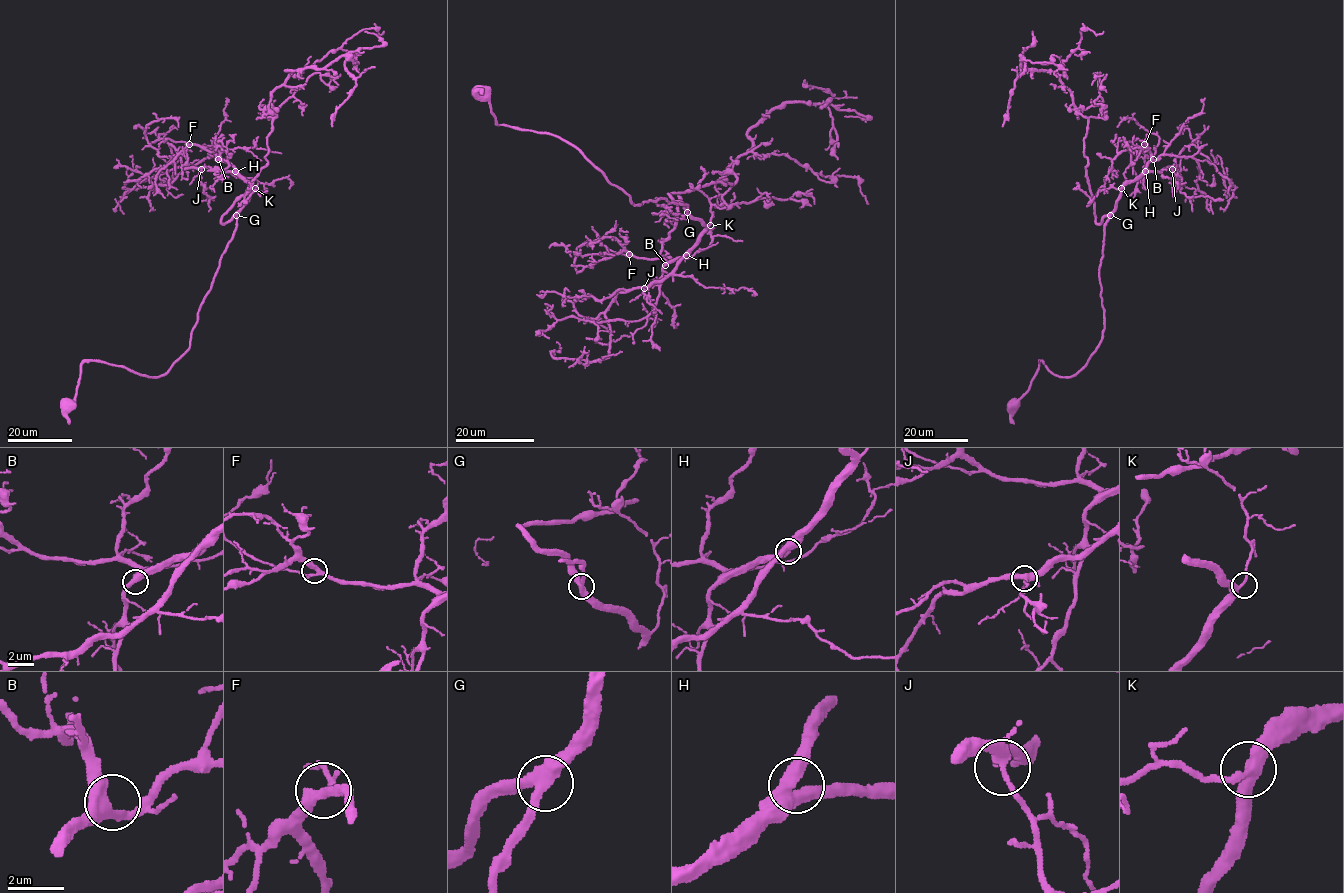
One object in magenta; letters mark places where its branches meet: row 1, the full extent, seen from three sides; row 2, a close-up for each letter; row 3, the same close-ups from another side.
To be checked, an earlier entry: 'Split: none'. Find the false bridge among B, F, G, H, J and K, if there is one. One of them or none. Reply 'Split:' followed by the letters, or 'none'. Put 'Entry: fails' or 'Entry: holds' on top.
Entry: holds
Split: none

